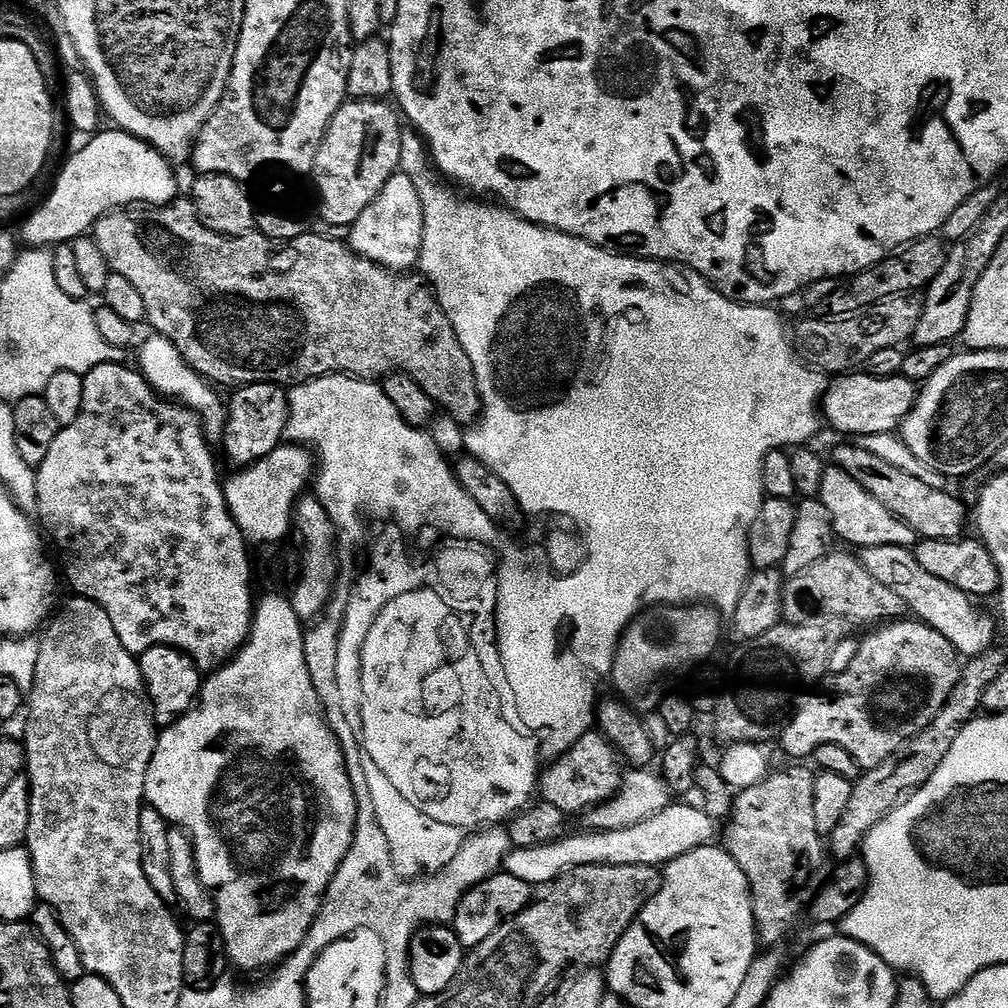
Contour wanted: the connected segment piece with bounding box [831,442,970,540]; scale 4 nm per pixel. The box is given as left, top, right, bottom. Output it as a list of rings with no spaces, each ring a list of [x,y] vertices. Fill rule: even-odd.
[[[844,442],[832,452],[831,463],[850,474],[866,494],[878,498],[890,514],[894,514],[910,530],[914,530],[920,540],[959,540],[965,535],[964,523],[969,523],[970,516],[964,513],[964,504],[955,500],[944,488],[926,486],[926,482],[914,478],[914,474],[906,474],[906,470],[898,470],[898,466],[890,466],[883,458],[874,458],[874,454],[866,454],[859,446],[852,442]]]

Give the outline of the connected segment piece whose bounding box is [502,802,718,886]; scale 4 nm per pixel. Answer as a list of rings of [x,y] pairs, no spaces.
[[[672,802],[668,807],[663,808],[658,814],[646,818],[644,822],[638,822],[629,828],[622,830],[610,830],[609,832],[597,832],[595,830],[584,830],[581,836],[571,836],[565,834],[559,840],[552,840],[549,844],[534,846],[533,848],[512,848],[509,856],[506,855],[502,860],[503,871],[514,874],[514,878],[522,878],[522,882],[533,886],[547,886],[562,874],[574,870],[578,866],[650,866],[656,868],[669,864],[674,858],[682,858],[682,854],[690,854],[690,850],[707,848],[713,843],[716,836],[717,821],[710,819],[705,814],[703,807],[688,802]]]

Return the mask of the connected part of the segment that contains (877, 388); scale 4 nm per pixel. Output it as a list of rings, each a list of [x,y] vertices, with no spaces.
[[[844,374],[833,380],[836,381],[829,388],[827,385],[822,396],[822,416],[827,427],[829,424],[830,427],[837,428],[840,432],[845,432],[848,435],[845,437],[848,438],[882,436],[895,433],[900,425],[903,424],[906,414],[910,414],[918,391],[917,385],[913,381],[907,380],[905,376],[901,375],[891,376],[890,378],[874,378],[863,374]]]

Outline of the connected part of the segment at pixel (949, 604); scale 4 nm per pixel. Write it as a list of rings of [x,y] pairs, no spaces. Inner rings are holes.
[[[870,546],[859,549],[858,559],[860,565],[877,582],[882,582],[889,590],[894,590],[898,598],[902,598],[905,609],[920,623],[938,630],[946,642],[950,642],[961,657],[971,658],[982,654],[988,648],[993,647],[998,624],[979,608],[977,601],[967,596],[962,590],[950,586],[948,582],[942,582],[940,578],[934,578],[932,574],[926,574],[922,566],[918,566],[915,551],[912,548],[902,546]]]

